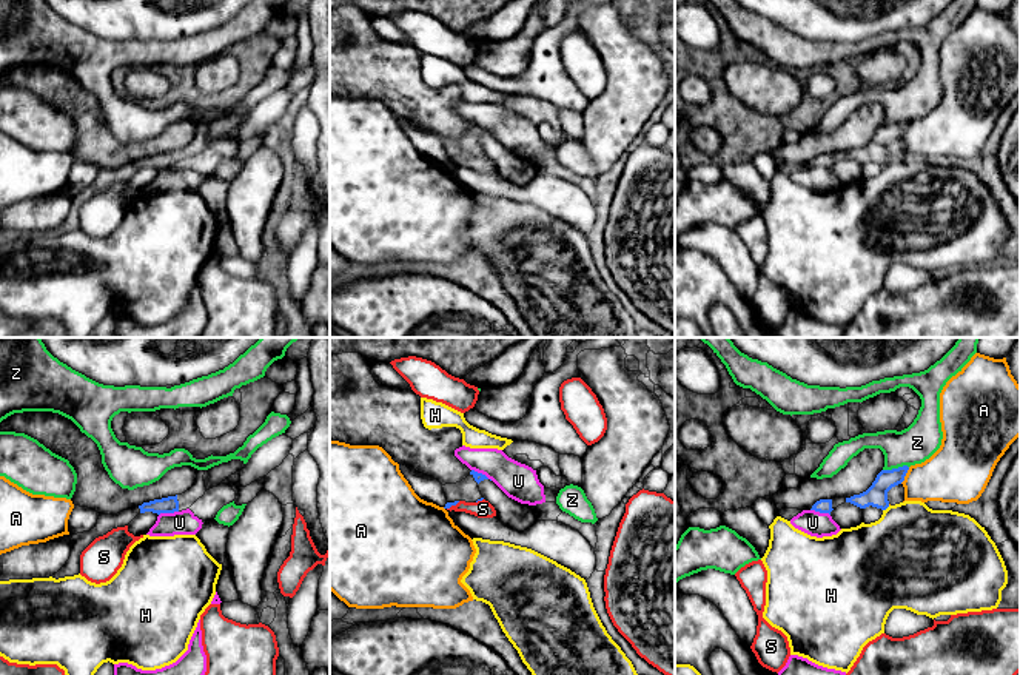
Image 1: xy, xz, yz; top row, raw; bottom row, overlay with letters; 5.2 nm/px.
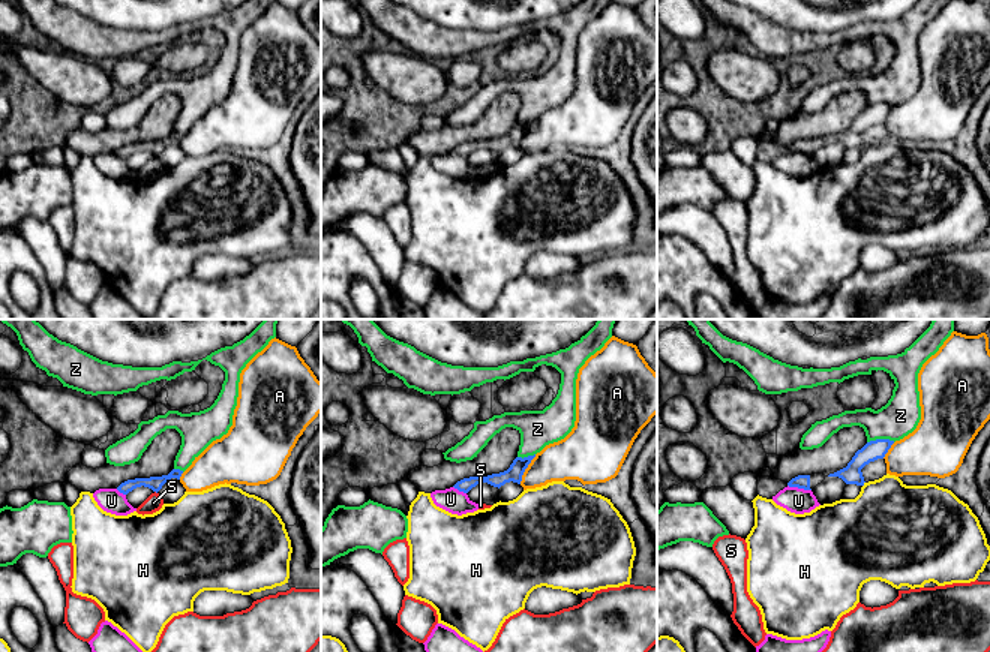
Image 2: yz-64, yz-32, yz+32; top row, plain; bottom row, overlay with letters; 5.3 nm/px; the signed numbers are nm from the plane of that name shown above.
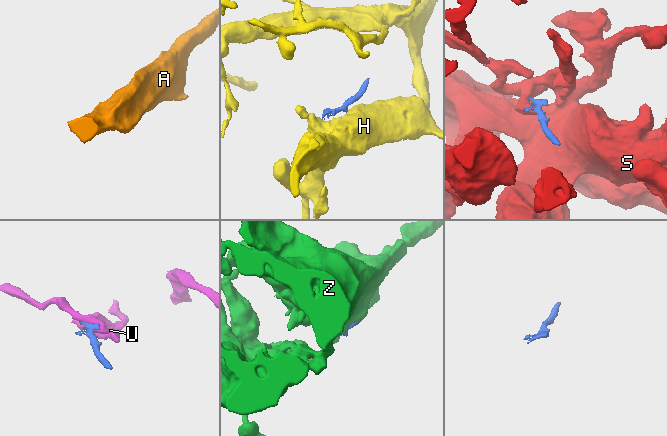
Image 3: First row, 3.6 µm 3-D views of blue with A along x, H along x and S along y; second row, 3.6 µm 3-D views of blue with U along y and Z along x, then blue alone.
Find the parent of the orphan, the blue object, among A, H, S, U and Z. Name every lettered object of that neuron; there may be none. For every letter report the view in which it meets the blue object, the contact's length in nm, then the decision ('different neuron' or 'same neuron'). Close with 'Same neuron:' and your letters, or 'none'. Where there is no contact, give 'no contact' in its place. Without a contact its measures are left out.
A: yz | 100 nm | different neuron
H: yz | 50 nm | different neuron
S: xz | 80 nm | different neuron
U: xy | 110 nm | different neuron
Z: yz | 140 nm | different neuron
Same neuron: none

